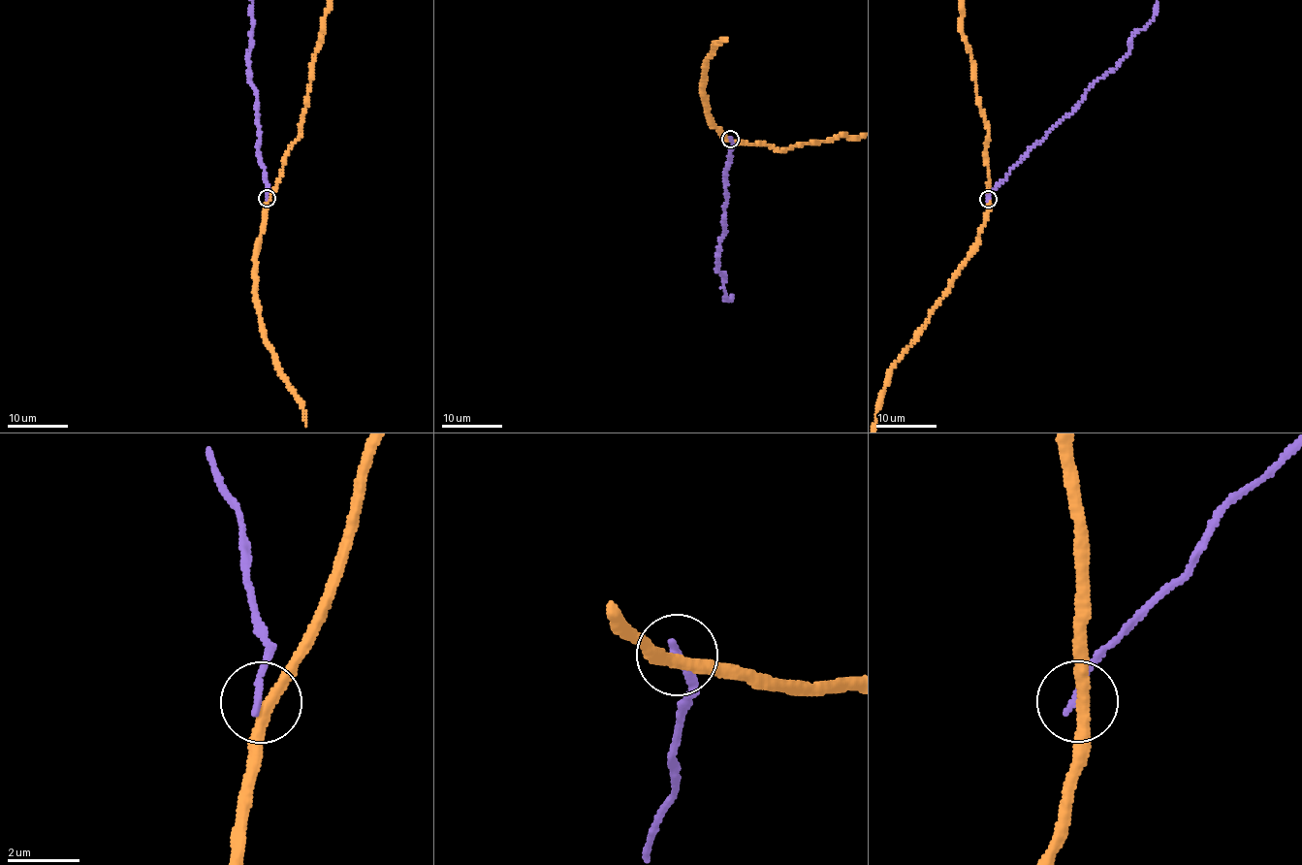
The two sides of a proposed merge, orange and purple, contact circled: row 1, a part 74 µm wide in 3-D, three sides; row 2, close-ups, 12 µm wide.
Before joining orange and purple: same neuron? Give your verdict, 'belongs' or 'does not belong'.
does not belong

